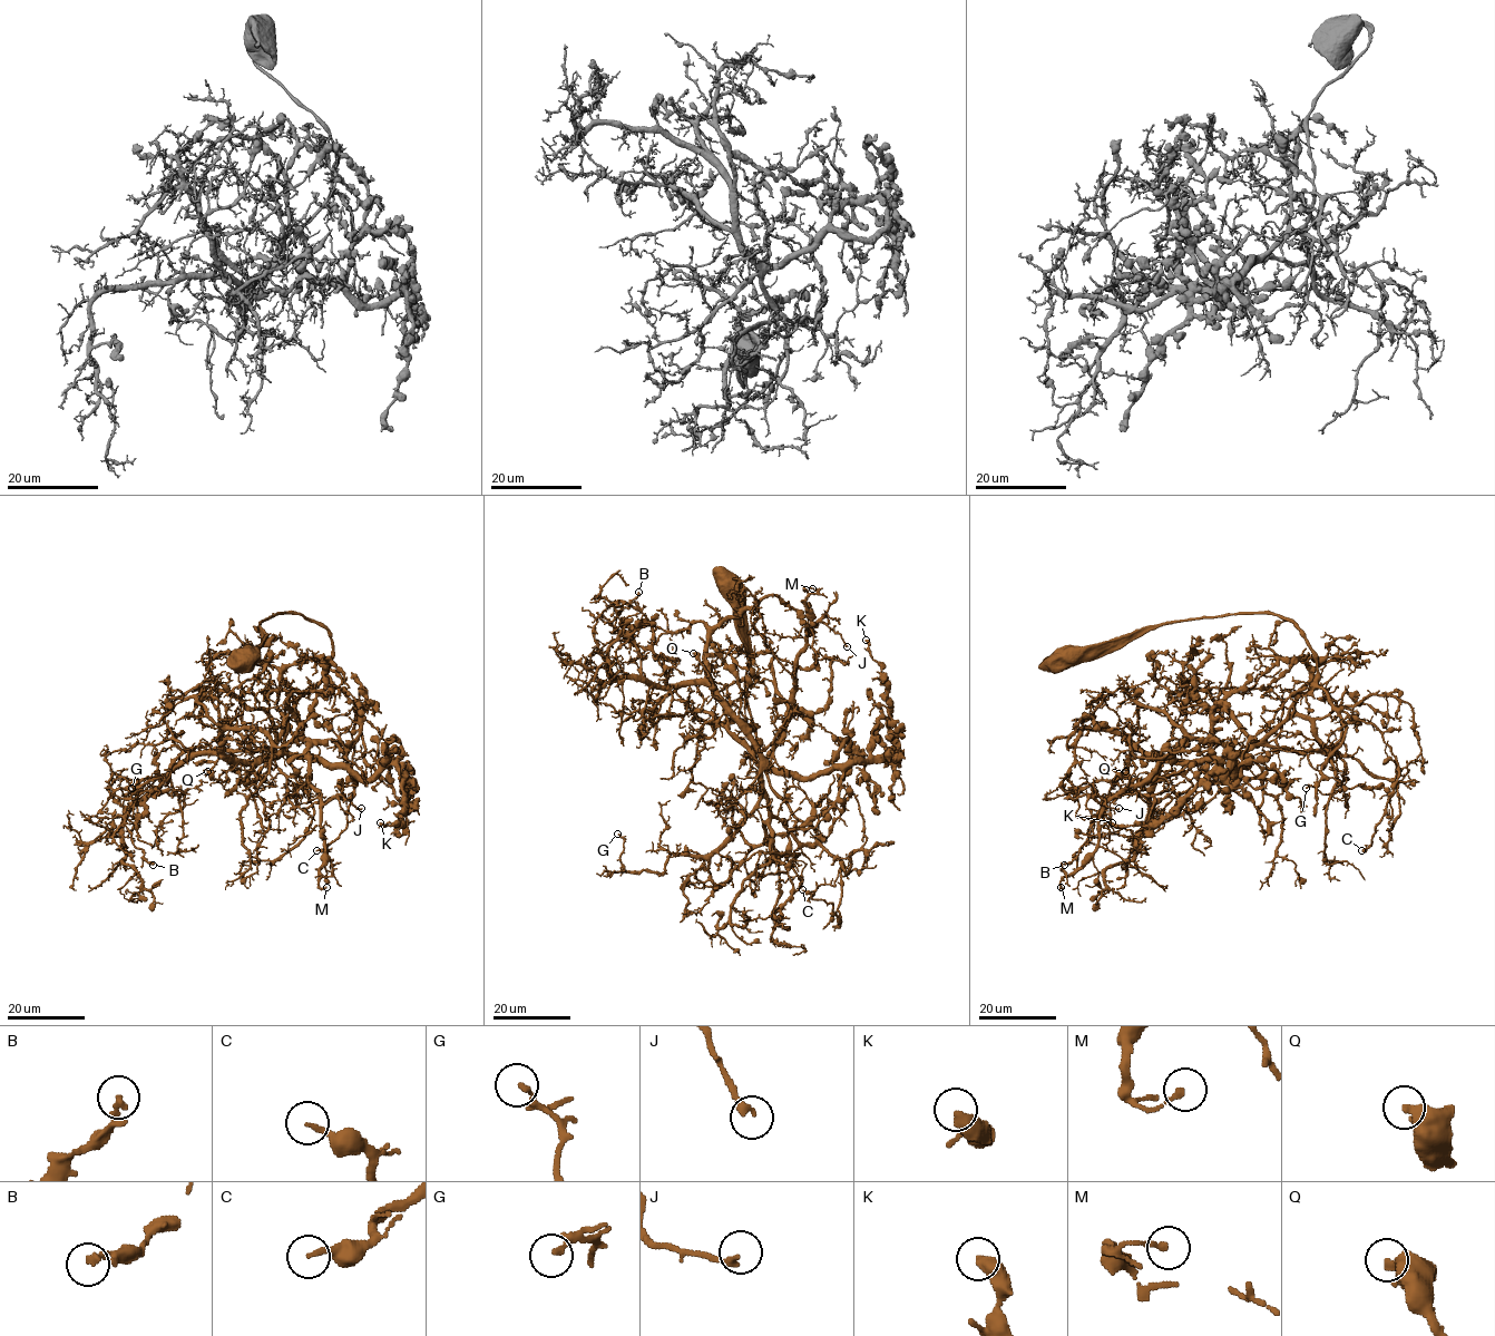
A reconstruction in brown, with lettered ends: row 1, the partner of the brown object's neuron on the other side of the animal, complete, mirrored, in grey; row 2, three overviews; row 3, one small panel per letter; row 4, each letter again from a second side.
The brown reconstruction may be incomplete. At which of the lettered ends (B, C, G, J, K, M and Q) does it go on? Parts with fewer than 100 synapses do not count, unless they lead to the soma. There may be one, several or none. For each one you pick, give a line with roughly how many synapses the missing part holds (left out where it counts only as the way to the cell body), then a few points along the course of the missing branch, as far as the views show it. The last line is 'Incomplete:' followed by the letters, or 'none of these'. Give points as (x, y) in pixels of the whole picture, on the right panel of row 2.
Incomplete: none of these

